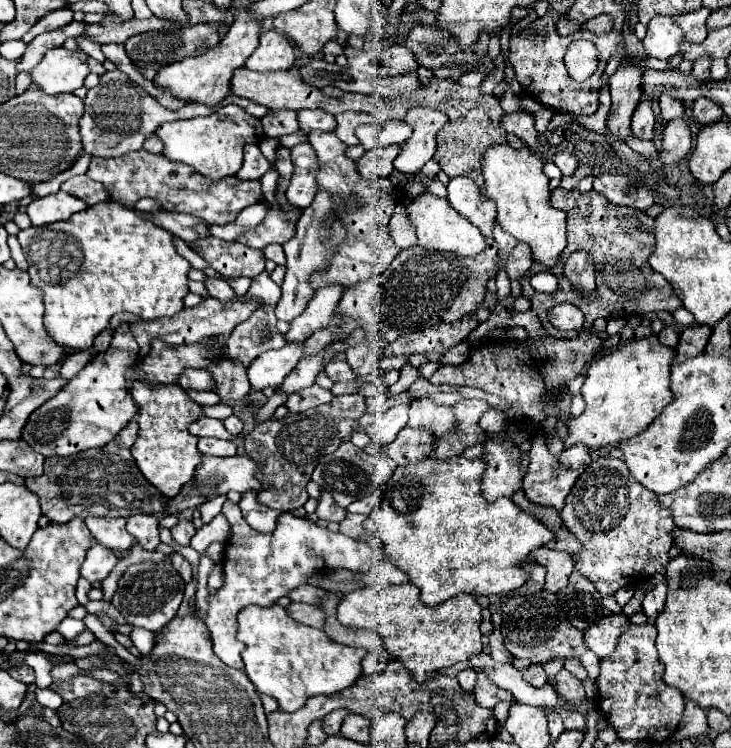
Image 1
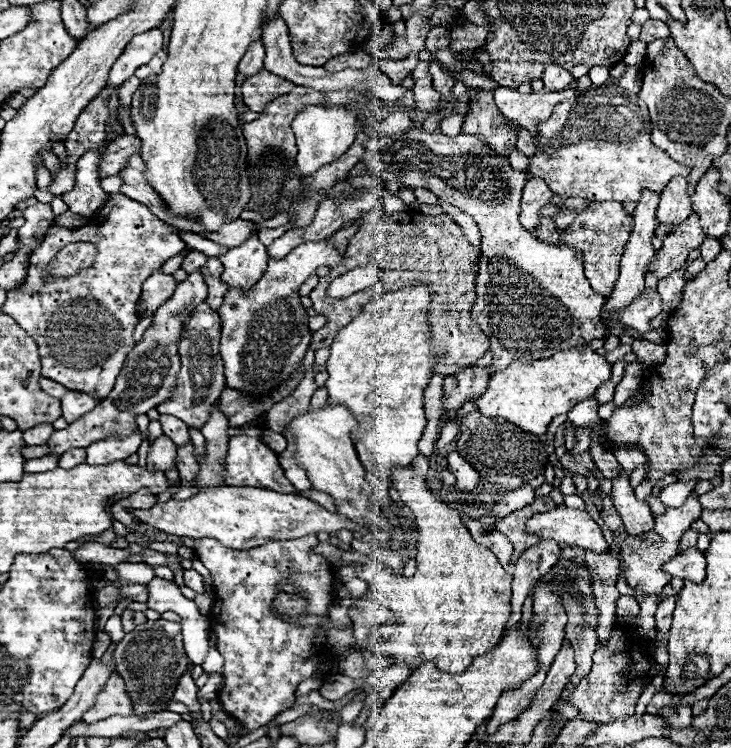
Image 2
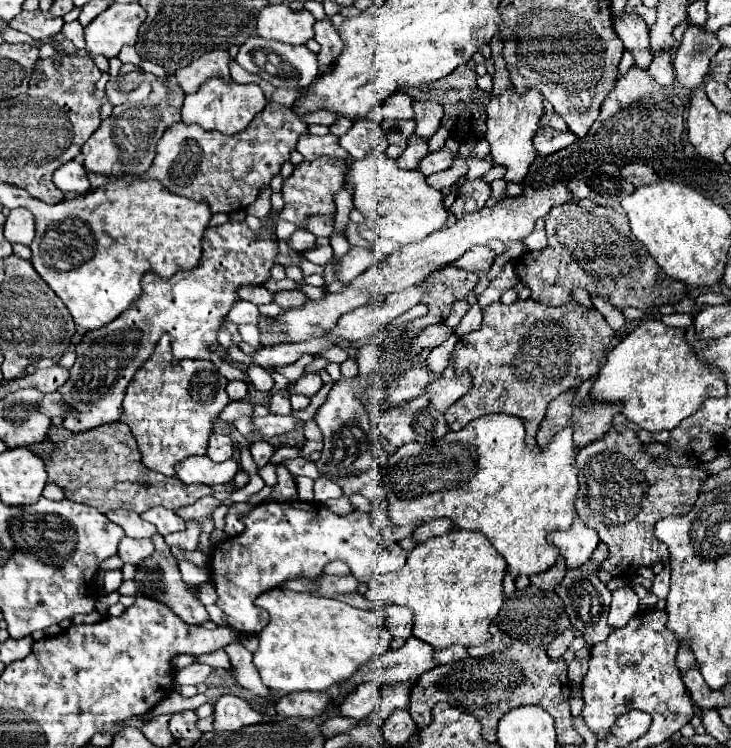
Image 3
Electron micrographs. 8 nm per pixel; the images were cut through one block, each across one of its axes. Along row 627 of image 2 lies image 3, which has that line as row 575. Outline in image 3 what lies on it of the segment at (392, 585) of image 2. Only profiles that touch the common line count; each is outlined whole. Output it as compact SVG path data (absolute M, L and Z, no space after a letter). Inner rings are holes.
M452 528L444 536L428 538L420 542L406 560L406 566L396 574L382 576L382 592L368 592L368 600L374 602L392 602L400 606L408 606L414 612L414 636L428 642L434 648L448 648L450 644L462 646L478 646L490 638L490 624L498 616L504 592L502 592L502 578L506 574L506 562L502 556L492 548L488 538L482 532L458 530Z

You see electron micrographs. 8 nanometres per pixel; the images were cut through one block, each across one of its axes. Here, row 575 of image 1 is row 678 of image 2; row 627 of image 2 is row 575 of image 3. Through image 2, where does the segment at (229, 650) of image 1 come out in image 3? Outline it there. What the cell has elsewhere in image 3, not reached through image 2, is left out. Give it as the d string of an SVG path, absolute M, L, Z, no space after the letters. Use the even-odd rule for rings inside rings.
M292 500L292 502L262 502L248 516L242 516L240 520L246 526L244 532L216 544L210 556L210 566L212 566L212 582L218 592L216 606L226 612L230 626L242 634L258 634L268 624L268 612L258 608L254 600L258 598L258 594L278 588L288 578L320 576L328 562L342 560L350 566L358 582L368 584L370 578L374 578L376 574L400 572L408 558L408 552L400 548L398 542L388 542L380 538L380 532L372 526L372 518L368 512L354 510L346 516L338 516L330 512L324 504L318 504L318 502L308 504L308 502Z

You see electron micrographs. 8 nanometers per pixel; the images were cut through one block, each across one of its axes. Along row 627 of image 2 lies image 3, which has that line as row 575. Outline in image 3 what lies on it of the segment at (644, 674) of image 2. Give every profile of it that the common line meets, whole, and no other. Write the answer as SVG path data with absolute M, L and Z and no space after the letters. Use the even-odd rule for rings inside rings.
M610 428L602 438L578 450L576 464L580 478L576 514L598 532L610 550L602 568L622 576L632 574L640 566L666 562L668 548L654 536L654 526L666 516L688 514L708 474L692 466L660 466L658 458L644 450L644 444L630 428L622 432Z

